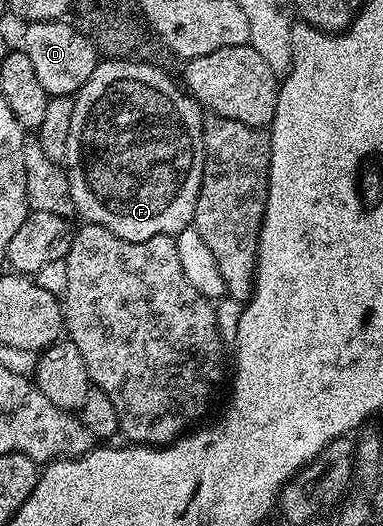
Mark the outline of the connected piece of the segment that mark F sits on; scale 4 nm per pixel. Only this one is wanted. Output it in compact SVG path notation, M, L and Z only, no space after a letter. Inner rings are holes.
M103 60L96 66L93 76L85 80L79 93L74 95L73 120L69 120L69 148L65 159L65 169L69 176L69 192L75 205L75 214L83 217L84 223L92 222L101 228L109 228L121 240L149 240L153 236L162 234L180 234L185 227L192 225L195 220L195 205L201 188L203 175L203 120L204 111L190 93L175 87L170 73L161 71L155 66L140 62L120 62L118 60Z

